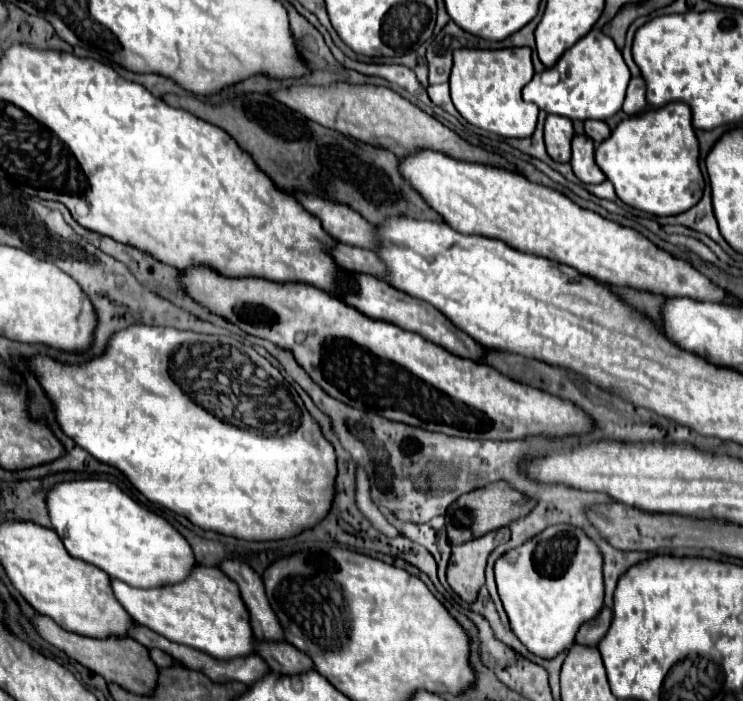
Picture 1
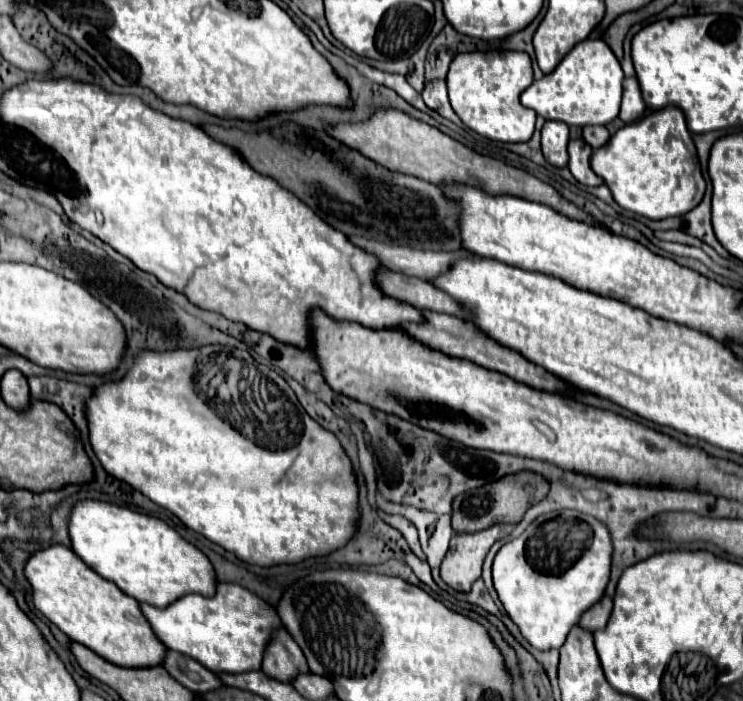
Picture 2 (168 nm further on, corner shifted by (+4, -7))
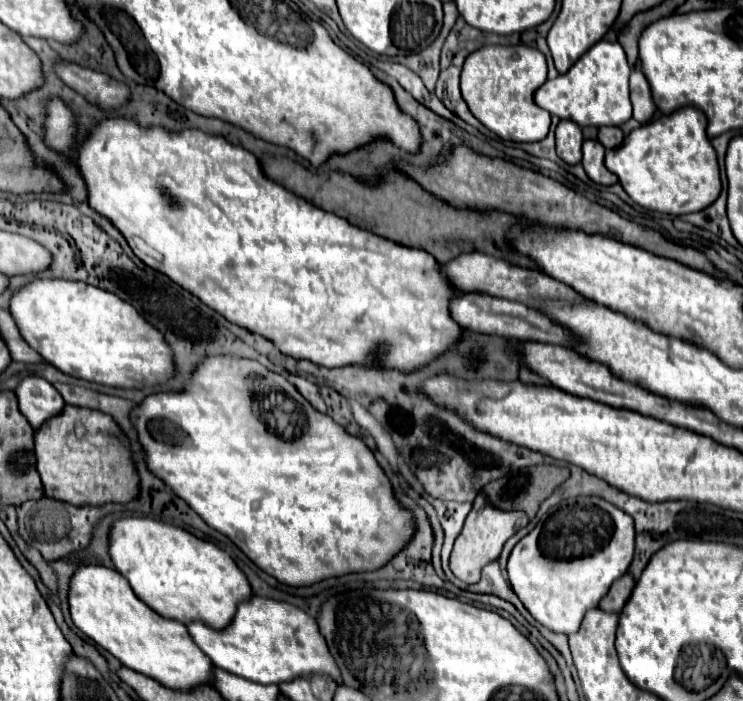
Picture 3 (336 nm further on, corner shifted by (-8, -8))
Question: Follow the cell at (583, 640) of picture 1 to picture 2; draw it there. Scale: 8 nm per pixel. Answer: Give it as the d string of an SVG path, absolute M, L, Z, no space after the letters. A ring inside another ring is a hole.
M604 595L588 611L584 611L584 615L580 617L580 625L590 629L590 631L598 631L598 629L602 629L608 623L610 613L612 613L612 597Z

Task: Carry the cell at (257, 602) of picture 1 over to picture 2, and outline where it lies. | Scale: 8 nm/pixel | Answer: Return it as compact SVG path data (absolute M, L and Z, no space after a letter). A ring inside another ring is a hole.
M280 629L272 643L266 649L266 657L262 663L264 675L276 679L280 683L292 683L302 673L310 673L308 663L296 641L288 635L288 631Z

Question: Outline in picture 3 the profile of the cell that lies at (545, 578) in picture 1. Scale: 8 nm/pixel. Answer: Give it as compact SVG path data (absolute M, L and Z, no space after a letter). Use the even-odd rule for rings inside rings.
M596 496L562 500L512 550L508 578L536 622L556 634L574 634L584 614L598 606L614 580L628 572L634 554L634 522Z

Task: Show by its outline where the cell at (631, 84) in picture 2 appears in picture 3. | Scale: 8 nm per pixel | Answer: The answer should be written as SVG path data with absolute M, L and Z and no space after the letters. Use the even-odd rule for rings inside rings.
M634 70L630 76L630 100L634 106L634 118L640 124L646 124L654 116L656 106L654 106L652 94L650 94L650 84L648 84L646 76L638 70Z

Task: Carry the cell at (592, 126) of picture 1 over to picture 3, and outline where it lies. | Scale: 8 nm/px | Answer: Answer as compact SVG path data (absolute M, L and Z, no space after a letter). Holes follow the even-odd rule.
M604 126L598 130L598 140L600 140L600 144L604 144L604 148L616 148L622 144L624 134L616 126Z

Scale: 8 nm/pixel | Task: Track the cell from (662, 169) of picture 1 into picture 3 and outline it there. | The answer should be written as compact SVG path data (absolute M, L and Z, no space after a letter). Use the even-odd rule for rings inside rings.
M684 106L664 118L656 118L646 126L632 130L624 140L626 142L622 146L614 150L606 150L606 168L618 176L626 194L642 208L682 216L690 212L700 212L718 198L722 184L720 184L716 152L706 136L706 116L694 106Z

